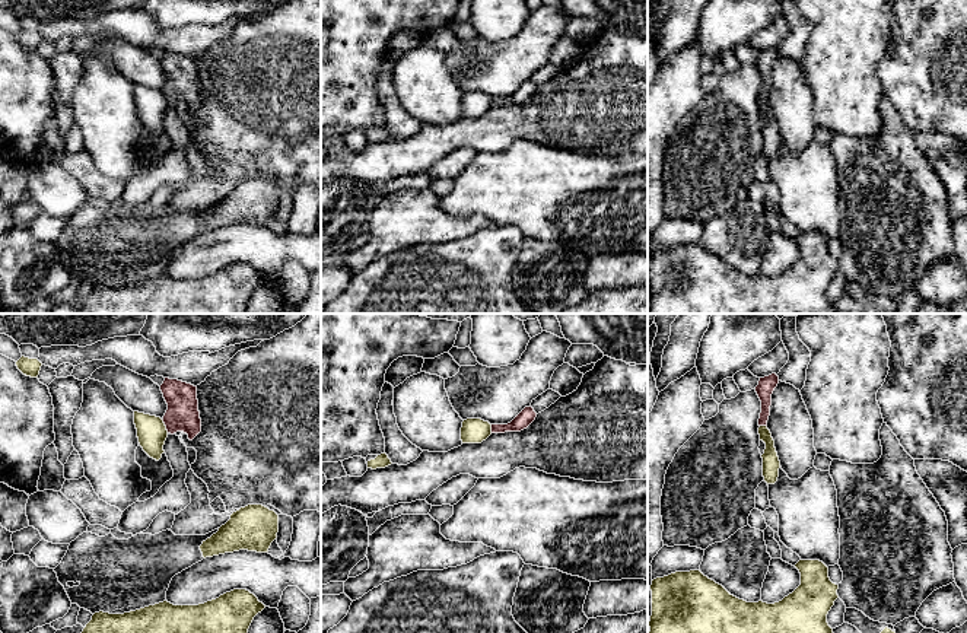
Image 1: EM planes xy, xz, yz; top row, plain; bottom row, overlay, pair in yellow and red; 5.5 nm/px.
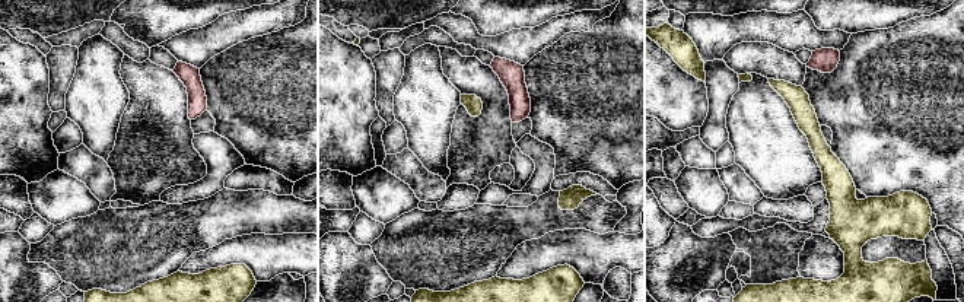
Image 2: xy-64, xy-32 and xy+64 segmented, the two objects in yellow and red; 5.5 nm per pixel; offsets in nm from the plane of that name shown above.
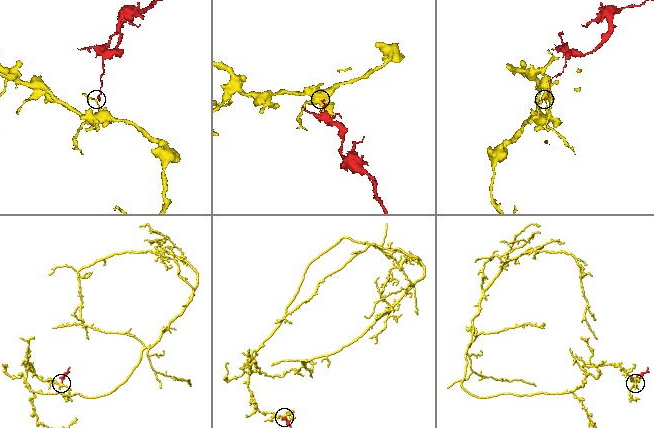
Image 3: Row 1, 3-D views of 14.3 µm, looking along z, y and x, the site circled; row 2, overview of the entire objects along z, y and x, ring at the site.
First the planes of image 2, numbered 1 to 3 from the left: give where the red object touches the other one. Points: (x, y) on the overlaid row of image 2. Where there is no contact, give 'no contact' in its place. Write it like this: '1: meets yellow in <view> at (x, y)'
1: no contact
2: no contact
3: no contact

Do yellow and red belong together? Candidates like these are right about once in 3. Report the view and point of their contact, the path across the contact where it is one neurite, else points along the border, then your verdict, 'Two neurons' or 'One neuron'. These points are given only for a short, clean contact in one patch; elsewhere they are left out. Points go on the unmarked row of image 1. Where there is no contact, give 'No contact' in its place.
Touches yellow at xy (165, 99). Boundary: xy (161, 92), (168, 105). Two neurons

